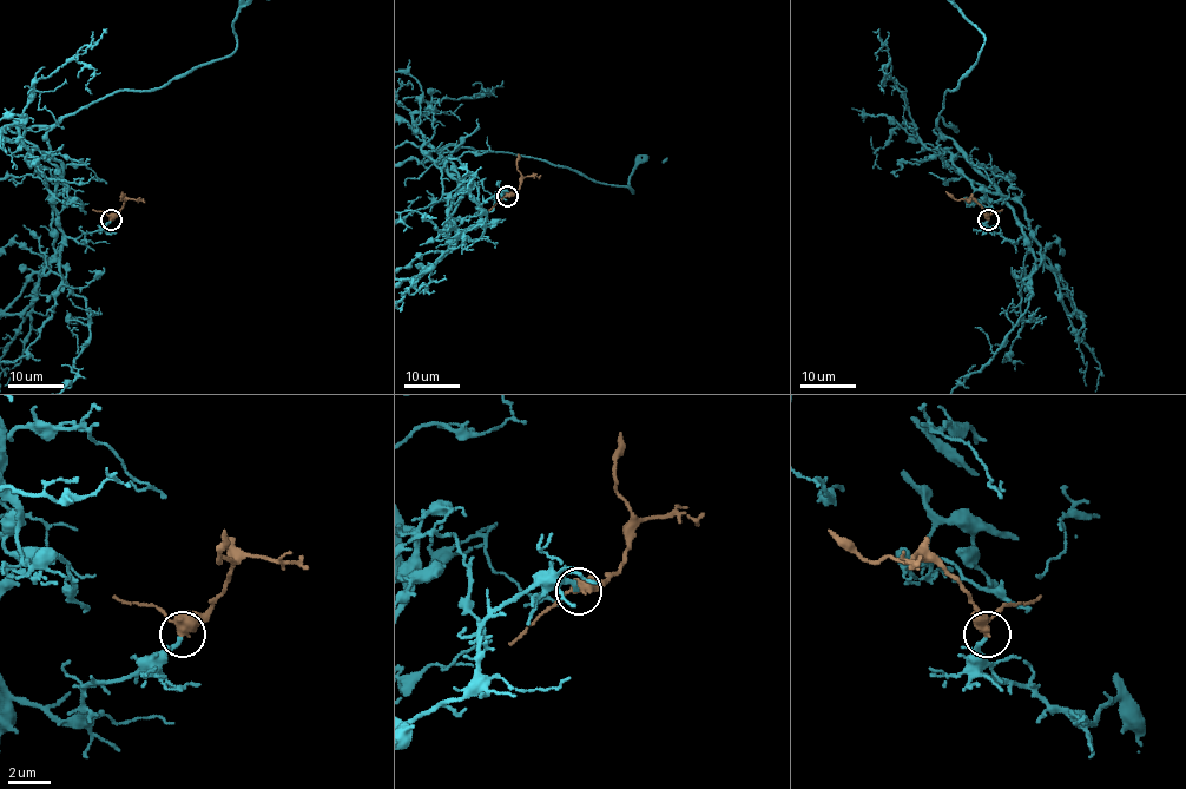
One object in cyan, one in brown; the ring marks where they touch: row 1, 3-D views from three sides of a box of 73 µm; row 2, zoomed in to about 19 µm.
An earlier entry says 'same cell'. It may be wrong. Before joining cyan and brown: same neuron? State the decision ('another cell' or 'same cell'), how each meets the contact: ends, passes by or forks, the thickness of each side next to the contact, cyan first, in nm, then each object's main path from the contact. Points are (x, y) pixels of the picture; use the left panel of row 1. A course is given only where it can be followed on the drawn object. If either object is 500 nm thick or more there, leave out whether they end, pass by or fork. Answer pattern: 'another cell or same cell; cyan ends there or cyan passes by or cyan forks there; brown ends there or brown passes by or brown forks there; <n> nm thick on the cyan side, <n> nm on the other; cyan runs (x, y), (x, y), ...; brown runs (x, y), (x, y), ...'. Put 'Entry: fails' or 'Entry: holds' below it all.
same cell; cyan ends there; brown passes by; 220 nm thick on the cyan side, 420 nm on the other; cyan runs (111, 221), (80, 243), (61, 229), (63, 168), (45, 136), (122, 90), (226, 58); brown runs (111, 219), (125, 201), (122, 199), (123, 191)
Entry: holds

